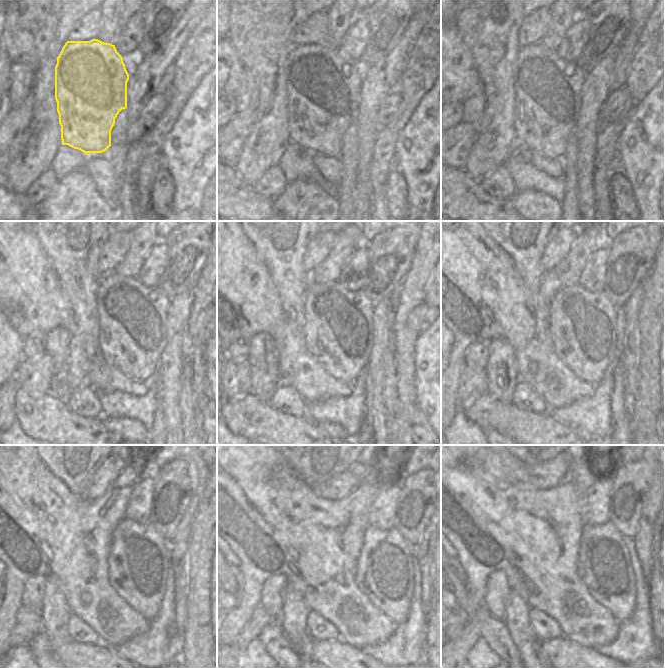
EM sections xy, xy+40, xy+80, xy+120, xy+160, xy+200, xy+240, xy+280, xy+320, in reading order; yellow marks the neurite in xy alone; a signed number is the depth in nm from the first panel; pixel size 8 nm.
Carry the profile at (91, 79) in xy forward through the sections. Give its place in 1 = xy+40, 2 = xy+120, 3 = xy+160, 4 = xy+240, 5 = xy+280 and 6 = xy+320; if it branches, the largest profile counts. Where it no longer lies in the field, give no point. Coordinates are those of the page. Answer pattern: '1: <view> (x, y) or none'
1: xy+40 (323, 89)
2: xy+120 (113, 326)
3: xy+160 (343, 327)
4: xy+240 (141, 558)
5: xy+280 (373, 558)
6: xy+320 (604, 568)

